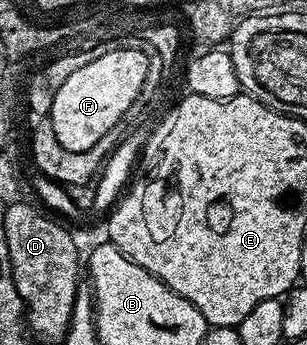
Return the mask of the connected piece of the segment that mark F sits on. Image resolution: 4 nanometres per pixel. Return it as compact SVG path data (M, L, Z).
M125 46L74 70L74 74L58 86L58 94L54 94L50 119L58 142L62 142L66 150L90 150L90 146L94 146L94 142L98 142L98 138L102 138L138 98L148 70L146 54Z

